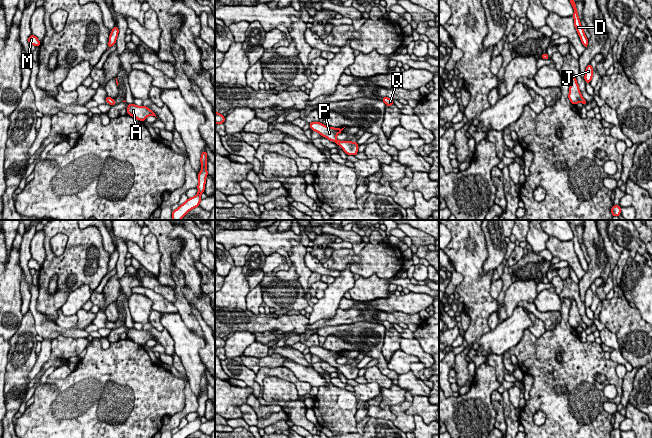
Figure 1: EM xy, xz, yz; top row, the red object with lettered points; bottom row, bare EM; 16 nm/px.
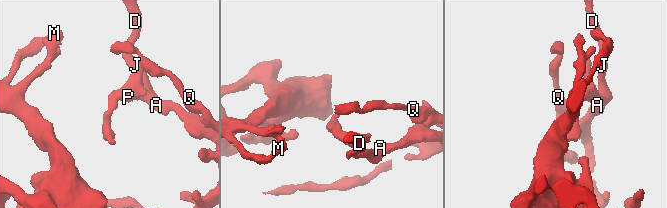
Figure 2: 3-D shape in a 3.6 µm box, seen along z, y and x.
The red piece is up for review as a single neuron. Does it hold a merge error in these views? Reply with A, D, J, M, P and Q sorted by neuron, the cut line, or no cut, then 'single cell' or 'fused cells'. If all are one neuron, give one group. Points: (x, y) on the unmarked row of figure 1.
groups A D J M P Q; cut none; single cell

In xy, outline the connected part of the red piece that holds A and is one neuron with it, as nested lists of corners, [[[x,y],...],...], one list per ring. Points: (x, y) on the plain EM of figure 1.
[[[128,328],[128,331],[127,331],[127,338],[136,342],[137,344],[140,344],[140,345],[145,345],[145,343],[148,341],[148,340],[155,340],[155,337],[150,334],[147,330],[137,330],[135,328]]]

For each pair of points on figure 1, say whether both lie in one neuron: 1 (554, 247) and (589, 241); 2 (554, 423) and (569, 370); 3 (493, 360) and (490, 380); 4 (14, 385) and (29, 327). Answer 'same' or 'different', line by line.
1: different
2: same
3: different
4: same

